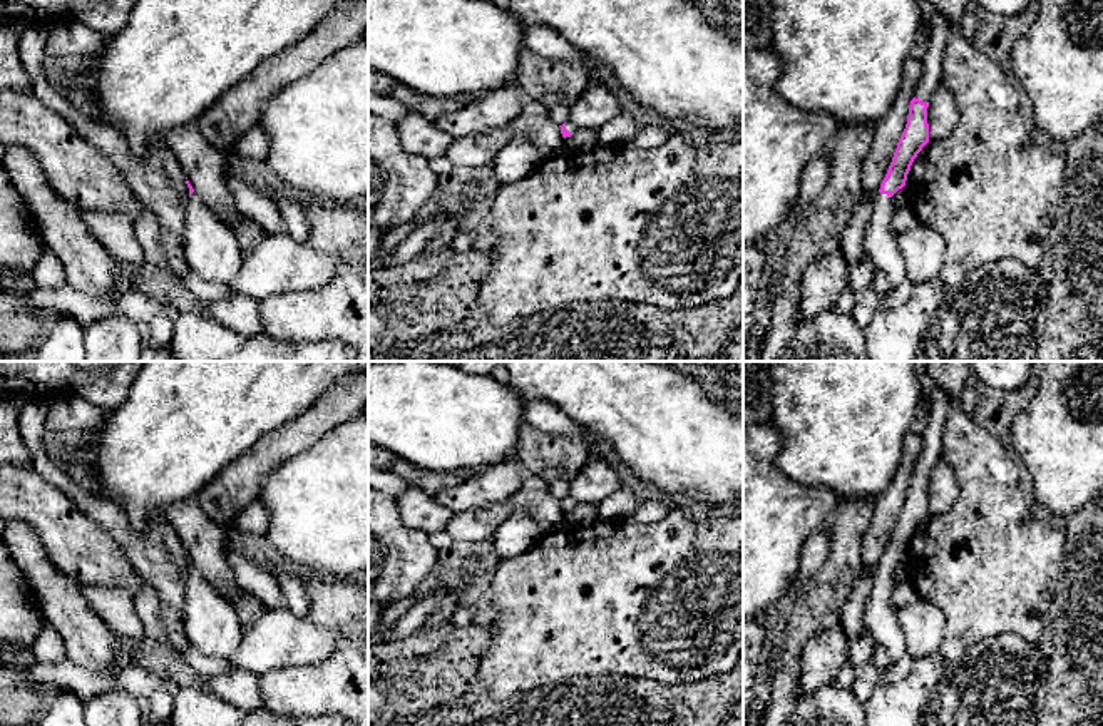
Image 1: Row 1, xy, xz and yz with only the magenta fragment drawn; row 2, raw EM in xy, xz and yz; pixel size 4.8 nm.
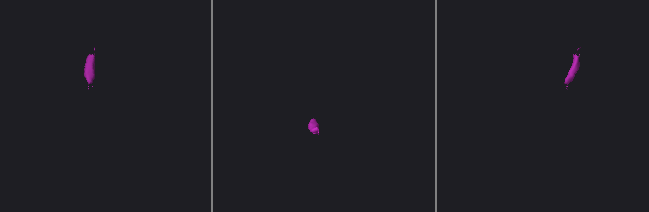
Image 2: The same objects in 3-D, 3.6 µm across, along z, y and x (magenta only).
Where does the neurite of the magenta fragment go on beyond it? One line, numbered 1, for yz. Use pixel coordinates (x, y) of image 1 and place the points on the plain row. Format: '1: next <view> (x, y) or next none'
1: next yz (881, 623)

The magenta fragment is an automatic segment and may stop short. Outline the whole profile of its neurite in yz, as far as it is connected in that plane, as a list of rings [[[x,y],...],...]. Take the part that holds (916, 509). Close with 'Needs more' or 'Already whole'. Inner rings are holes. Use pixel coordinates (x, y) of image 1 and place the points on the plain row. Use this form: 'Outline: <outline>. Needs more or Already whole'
Outline: [[[936,386],[931,396],[929,418],[922,430],[924,448],[914,465],[905,504],[880,559],[875,582],[864,609],[864,631],[877,647],[887,651],[890,664],[907,654],[904,632],[897,621],[897,607],[892,601],[895,585],[892,570],[905,560],[914,534],[929,517],[929,472],[942,458],[942,437],[949,408],[949,396],[942,388]]]. Needs more

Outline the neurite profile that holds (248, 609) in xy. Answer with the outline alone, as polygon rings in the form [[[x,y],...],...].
[[[239,594],[229,597],[228,601],[234,606],[236,614],[243,624],[249,624],[263,614],[263,604],[248,594]]]

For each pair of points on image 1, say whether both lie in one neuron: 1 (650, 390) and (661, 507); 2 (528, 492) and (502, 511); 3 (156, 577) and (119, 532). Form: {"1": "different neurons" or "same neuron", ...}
{"1": "different neurons", "2": "different neurons", "3": "same neuron"}

